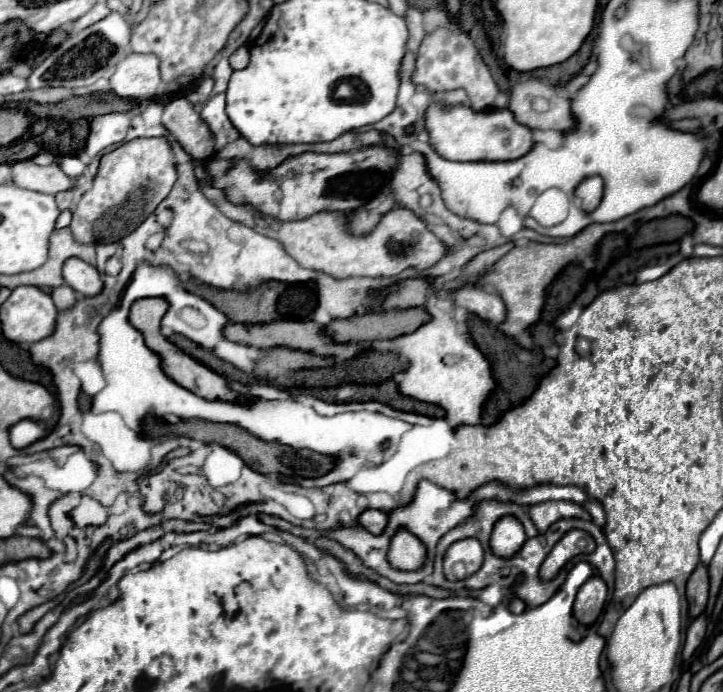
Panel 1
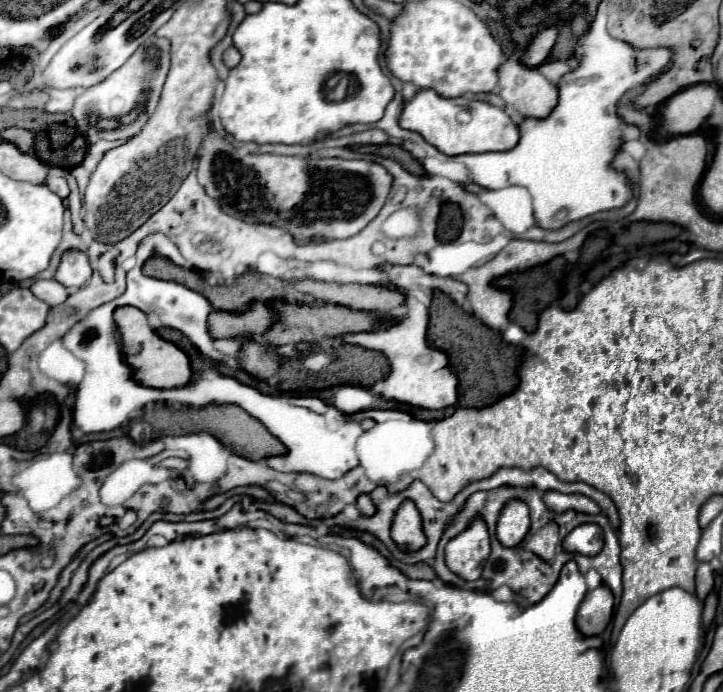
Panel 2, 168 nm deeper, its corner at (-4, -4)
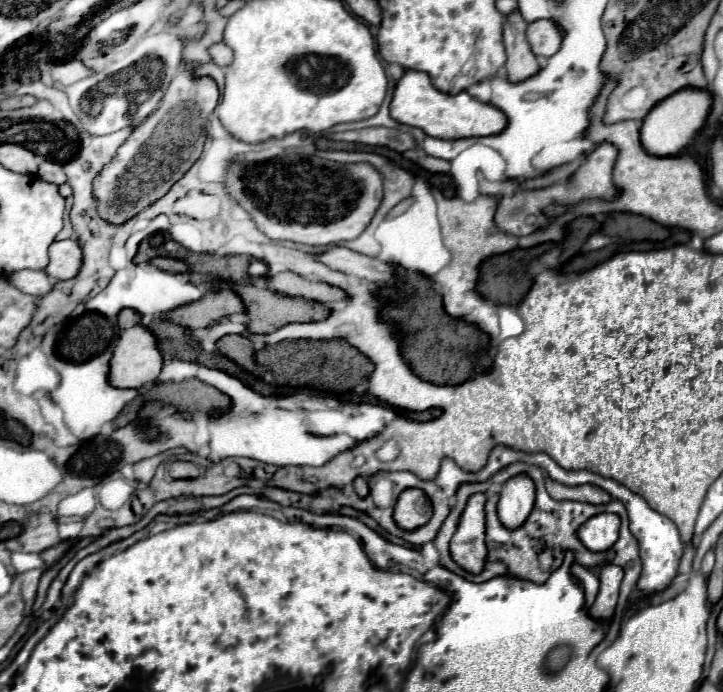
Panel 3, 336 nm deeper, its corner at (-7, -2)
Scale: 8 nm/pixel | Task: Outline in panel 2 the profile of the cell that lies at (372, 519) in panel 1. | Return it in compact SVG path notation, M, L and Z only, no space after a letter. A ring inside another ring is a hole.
M361 494L361 496L355 500L355 506L357 506L357 510L361 510L361 512L367 514L367 516L375 514L375 504L373 504L373 500L371 500L367 494Z

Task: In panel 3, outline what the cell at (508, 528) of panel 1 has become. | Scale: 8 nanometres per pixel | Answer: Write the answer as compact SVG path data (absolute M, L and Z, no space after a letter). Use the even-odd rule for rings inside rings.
M526 474L510 478L500 492L498 502L500 522L510 530L520 528L530 516L532 508L534 508L534 482Z

